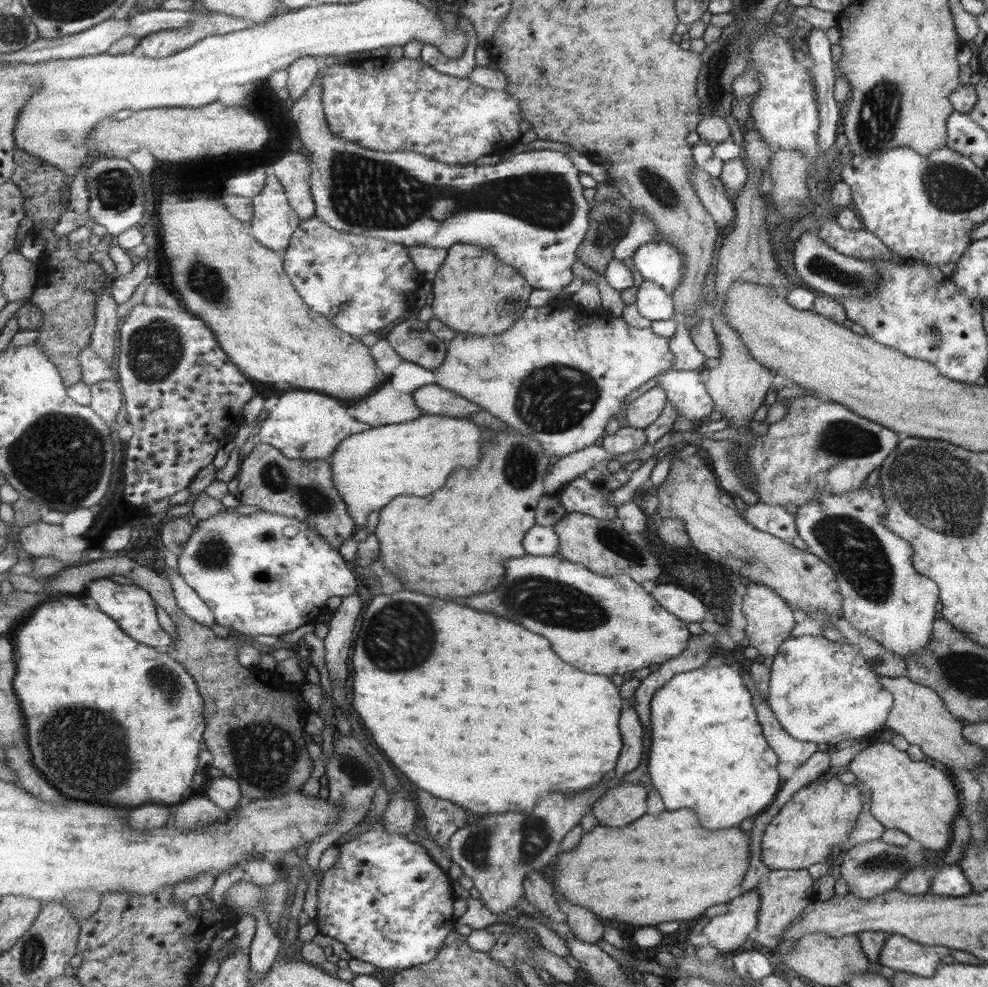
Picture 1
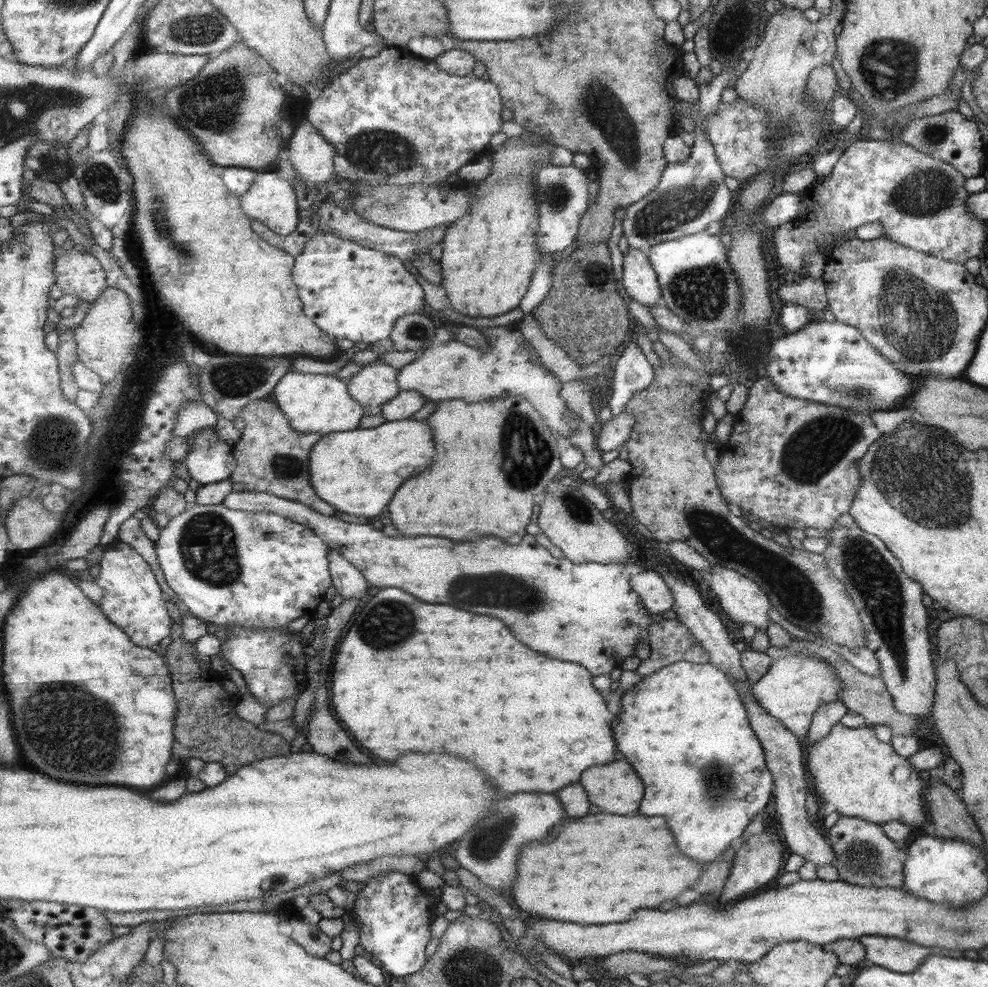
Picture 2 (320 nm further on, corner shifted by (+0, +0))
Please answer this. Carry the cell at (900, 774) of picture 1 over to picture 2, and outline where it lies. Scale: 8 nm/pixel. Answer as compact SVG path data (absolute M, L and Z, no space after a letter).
M833 723L828 733L814 743L806 743L807 772L812 792L817 794L823 803L833 804L835 812L840 817L853 817L869 823L882 826L887 822L903 823L910 829L917 830L923 824L923 808L925 802L922 798L923 782L917 780L917 770L906 757L900 757L890 743L879 741L871 728L847 728L841 723Z

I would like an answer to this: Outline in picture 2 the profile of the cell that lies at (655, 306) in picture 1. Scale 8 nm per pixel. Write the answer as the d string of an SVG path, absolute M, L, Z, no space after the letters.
M628 246L622 254L621 281L626 297L640 302L643 306L655 304L661 296L657 273L651 266L646 253Z

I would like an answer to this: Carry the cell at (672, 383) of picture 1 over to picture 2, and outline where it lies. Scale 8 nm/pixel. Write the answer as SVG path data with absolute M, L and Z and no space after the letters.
M632 340L611 364L610 375L610 396L606 403L610 414L609 421L622 412L624 403L635 392L641 392L651 384L653 371L636 342Z

